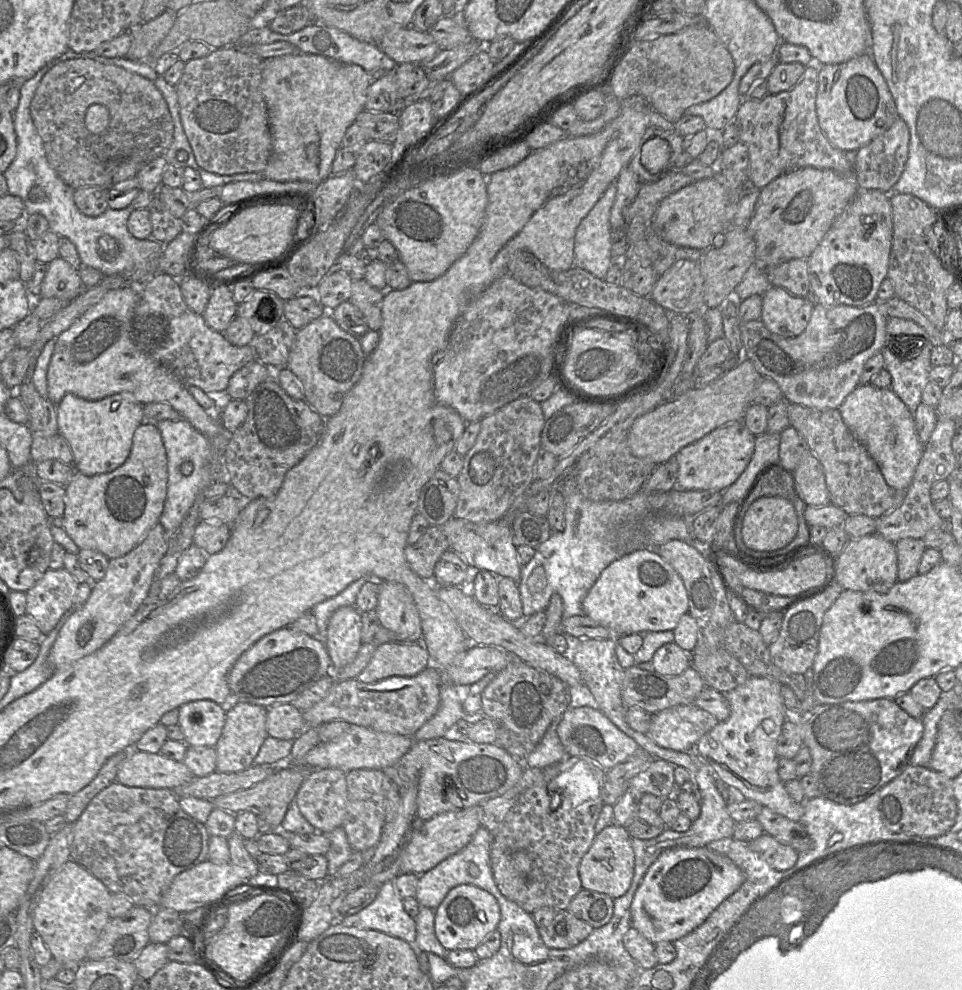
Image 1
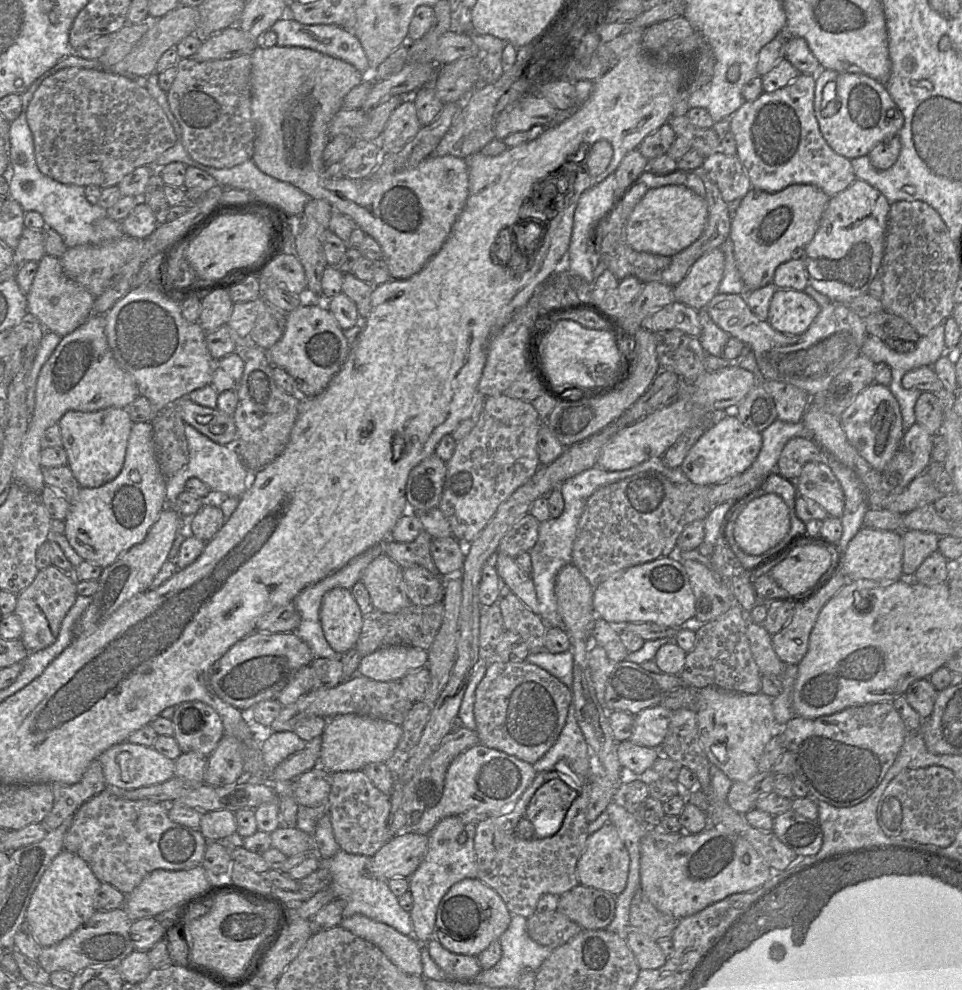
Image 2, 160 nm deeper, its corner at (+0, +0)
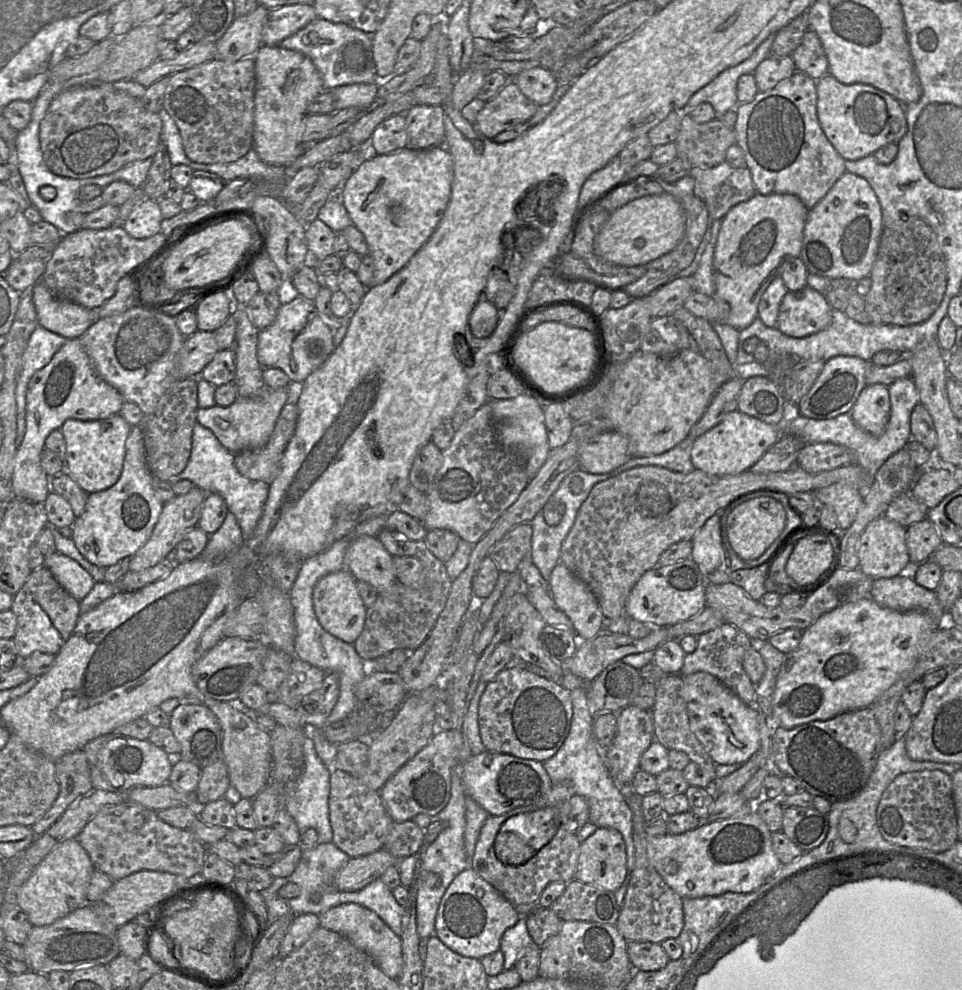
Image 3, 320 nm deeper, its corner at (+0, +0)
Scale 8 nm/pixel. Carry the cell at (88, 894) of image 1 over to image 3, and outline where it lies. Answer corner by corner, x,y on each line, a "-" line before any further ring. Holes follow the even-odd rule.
76,838
57,844
37,865
31,876
23,883
17,893
17,905
27,915
32,926
46,926
65,917
77,908
85,906
87,889
95,868
86,850

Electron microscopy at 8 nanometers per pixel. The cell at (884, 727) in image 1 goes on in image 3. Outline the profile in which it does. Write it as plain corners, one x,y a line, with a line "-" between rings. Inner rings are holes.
865,707
791,729
775,726
770,764
773,772
796,779
811,795
832,804
846,802
860,793
882,751
880,727
872,708

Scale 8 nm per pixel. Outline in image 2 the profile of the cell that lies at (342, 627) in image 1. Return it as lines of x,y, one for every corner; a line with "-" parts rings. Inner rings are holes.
334,588
322,600
320,621
331,648
345,654
355,647
361,633
364,616
351,590

